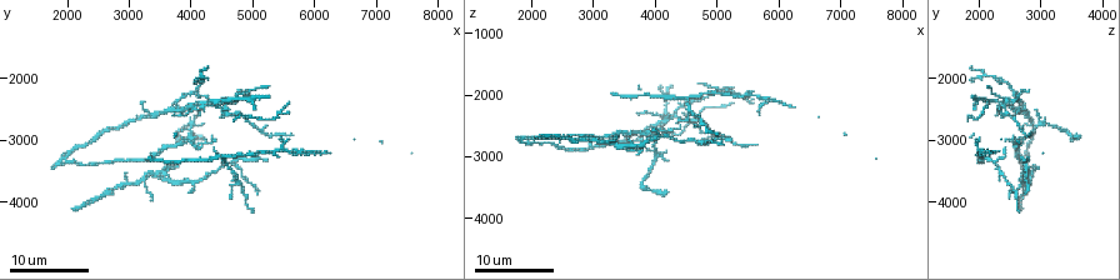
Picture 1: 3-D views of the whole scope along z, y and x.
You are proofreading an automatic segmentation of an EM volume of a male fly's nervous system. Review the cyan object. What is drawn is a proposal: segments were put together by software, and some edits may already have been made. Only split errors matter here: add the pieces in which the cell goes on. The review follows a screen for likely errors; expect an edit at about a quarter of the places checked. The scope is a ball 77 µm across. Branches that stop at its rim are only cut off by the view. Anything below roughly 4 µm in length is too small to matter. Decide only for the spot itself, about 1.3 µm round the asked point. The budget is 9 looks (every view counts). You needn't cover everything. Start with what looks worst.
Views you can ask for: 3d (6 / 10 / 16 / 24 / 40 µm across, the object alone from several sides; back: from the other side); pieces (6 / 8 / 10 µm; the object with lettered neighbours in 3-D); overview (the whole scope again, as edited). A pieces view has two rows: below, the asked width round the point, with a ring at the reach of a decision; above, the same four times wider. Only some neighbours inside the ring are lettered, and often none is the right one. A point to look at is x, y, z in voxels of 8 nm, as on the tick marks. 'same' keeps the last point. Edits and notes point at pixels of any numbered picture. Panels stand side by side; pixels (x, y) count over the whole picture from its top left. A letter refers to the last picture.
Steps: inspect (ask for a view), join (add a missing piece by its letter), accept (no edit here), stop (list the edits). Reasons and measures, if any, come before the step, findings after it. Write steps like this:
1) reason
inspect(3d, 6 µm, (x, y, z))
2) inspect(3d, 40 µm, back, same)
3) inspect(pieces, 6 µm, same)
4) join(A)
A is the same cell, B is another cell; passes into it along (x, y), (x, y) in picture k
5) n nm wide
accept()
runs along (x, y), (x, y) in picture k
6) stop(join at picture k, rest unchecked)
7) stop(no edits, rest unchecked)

an open end
inspect(3d, 24 µm, (5200, 3350, 2750))

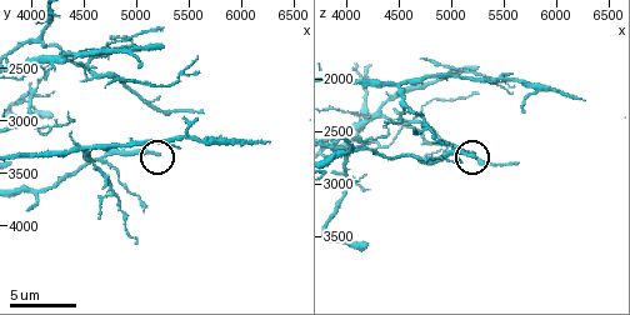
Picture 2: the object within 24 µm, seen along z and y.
inspect(3d, 10 µm, (5200, 3340, 2700))

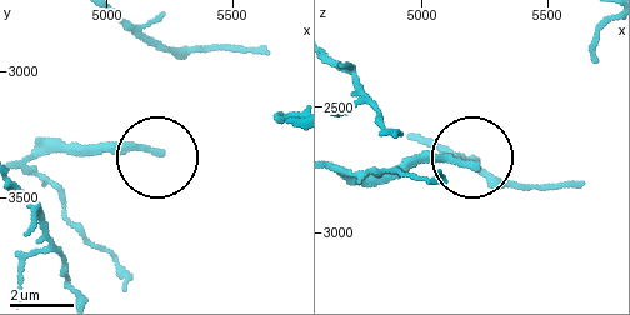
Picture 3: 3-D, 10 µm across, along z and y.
inspect(pieces, 6 µm, (5210, 3330, 2730))

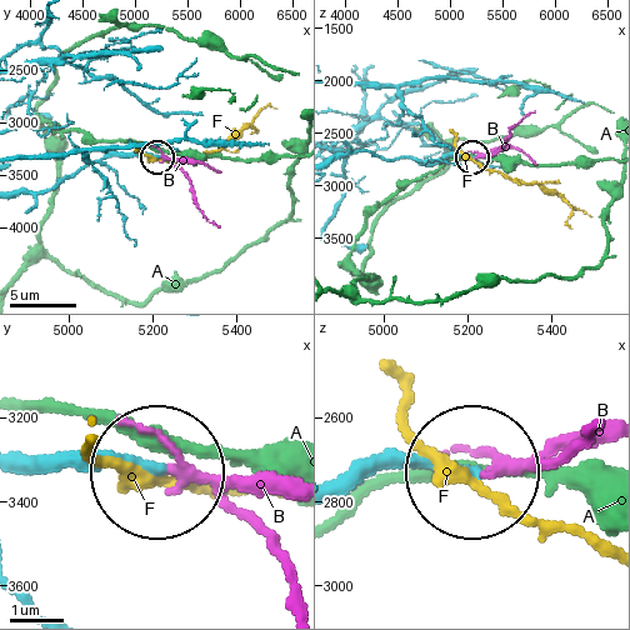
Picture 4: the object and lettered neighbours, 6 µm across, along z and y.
190 nm wide
join(B)
B is the same cell, A and F are other cells; passes into it along (21, 461), (183, 465), (276, 555), (294, 595) in picture 4; it goes on there

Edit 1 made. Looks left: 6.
inspect(overview)

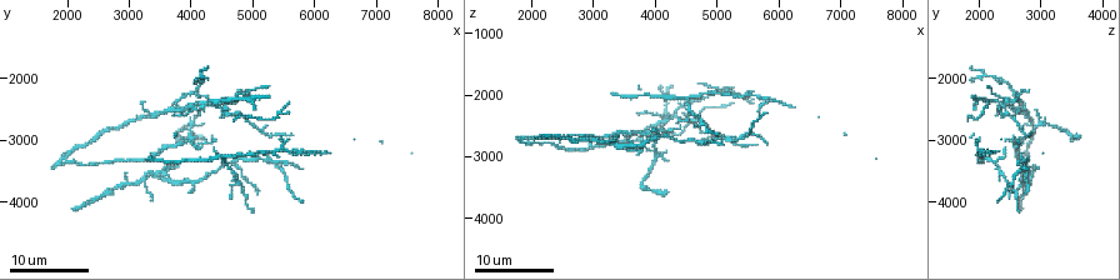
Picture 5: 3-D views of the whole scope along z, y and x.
an open end
inspect(3d, 16 µm, (4200, 2900, 3600))

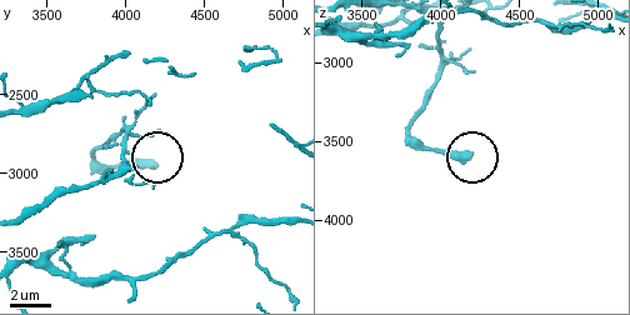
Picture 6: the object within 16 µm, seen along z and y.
inspect(3d, 10 µm, (4180, 2960, 3600))

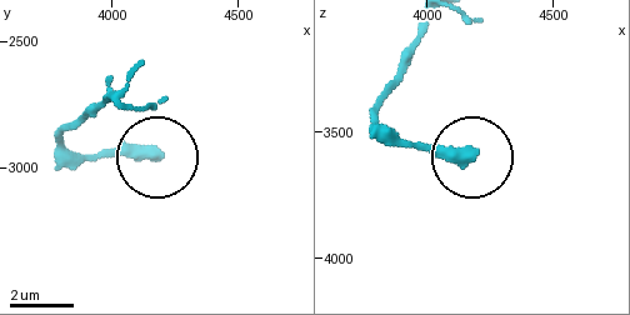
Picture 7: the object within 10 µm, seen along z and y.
inspect(pieces, 6 µm, (4190, 2950, 3590))

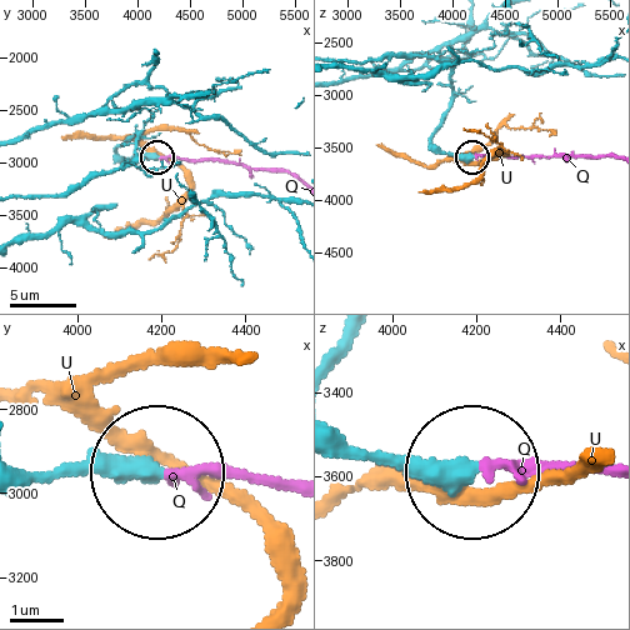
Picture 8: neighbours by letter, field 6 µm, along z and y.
join(Q)
Q is the same cell, U is another cell; passes into it along (439, 149), (468, 155), (609, 155) in picture 8; it goes on there

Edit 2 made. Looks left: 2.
thin end
inspect(pieces, 6 µm, (4000, 3820, 2540))

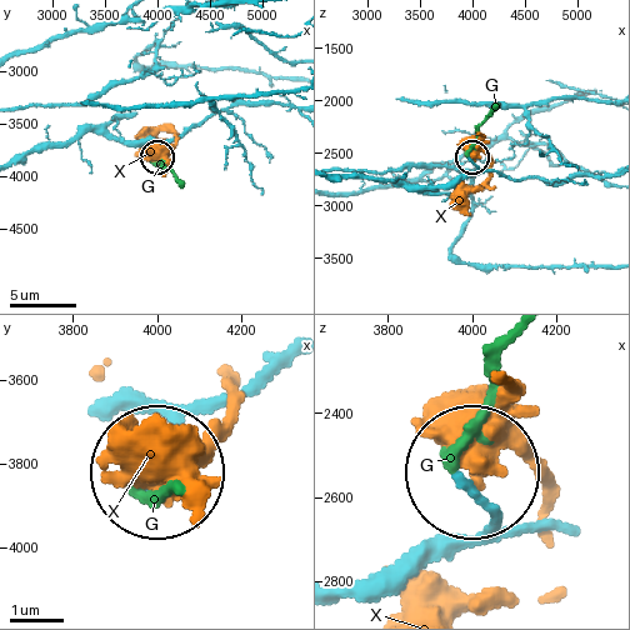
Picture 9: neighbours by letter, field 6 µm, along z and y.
join(G)
G is the same cell, X is another cell; passes into it along (451, 185), (474, 171), (468, 158), (470, 148), (496, 105) in picture 9; the cell continues

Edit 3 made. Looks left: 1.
stop(join at picture 4, join at picture 8, join at picture 9, rest unchecked)

